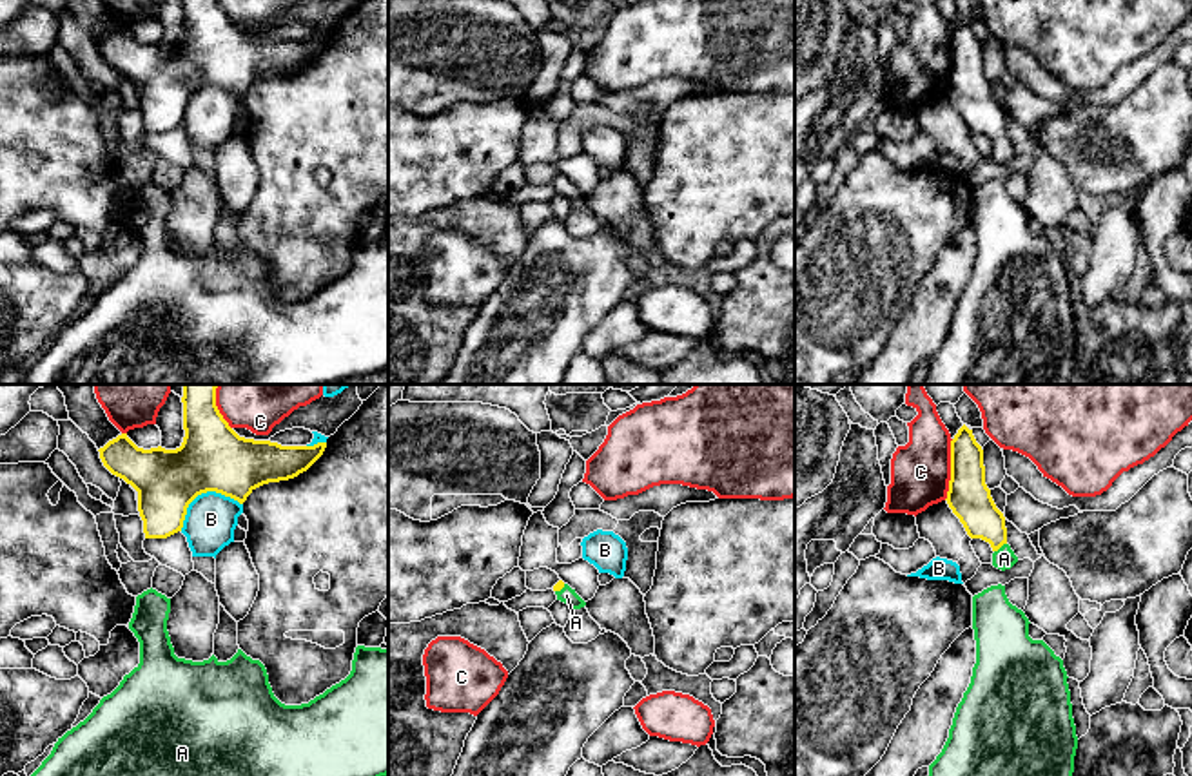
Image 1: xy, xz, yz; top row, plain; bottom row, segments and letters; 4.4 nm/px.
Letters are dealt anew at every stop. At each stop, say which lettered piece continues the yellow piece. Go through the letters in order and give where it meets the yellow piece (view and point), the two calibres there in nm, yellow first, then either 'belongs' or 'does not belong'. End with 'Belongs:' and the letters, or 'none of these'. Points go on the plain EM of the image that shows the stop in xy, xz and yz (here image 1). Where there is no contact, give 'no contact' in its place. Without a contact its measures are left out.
A: yz (1000, 140) | 190/100 nm | belongs
B: xy (202, 86) | 300/220 nm | does not belong
C: yz (951, 64) | 190/260 nm | does not belong
Belongs: A

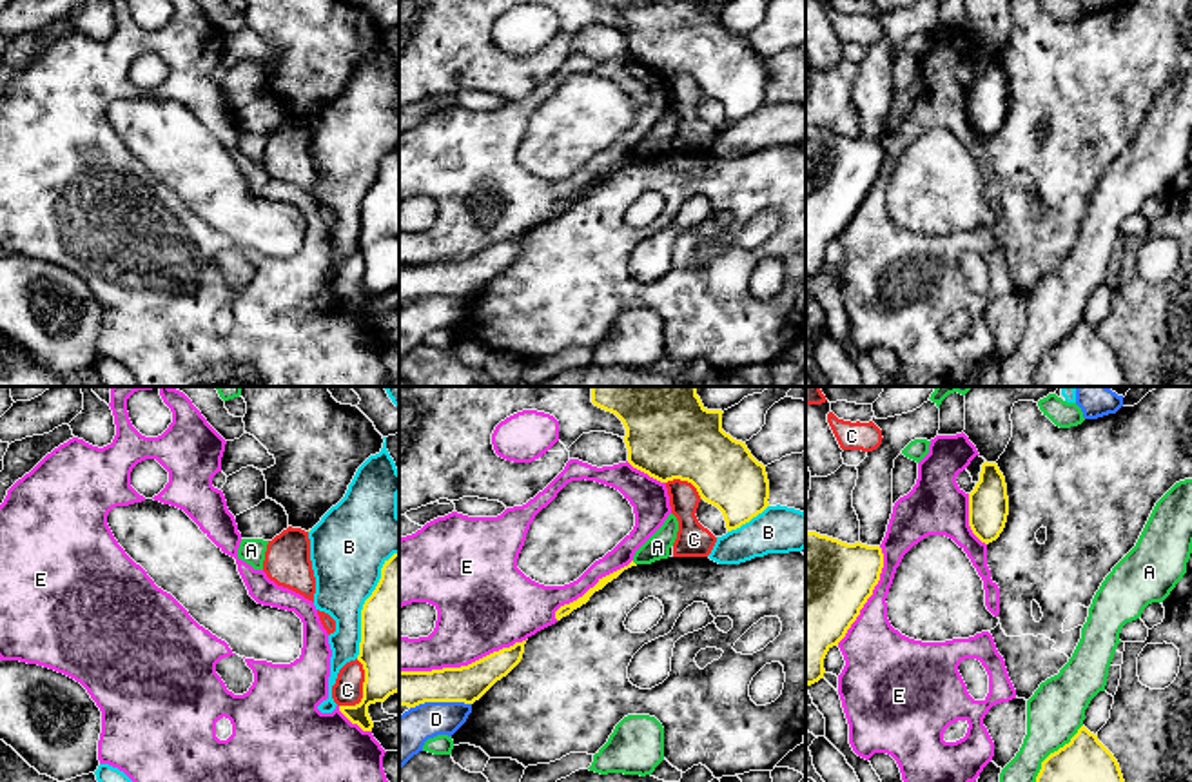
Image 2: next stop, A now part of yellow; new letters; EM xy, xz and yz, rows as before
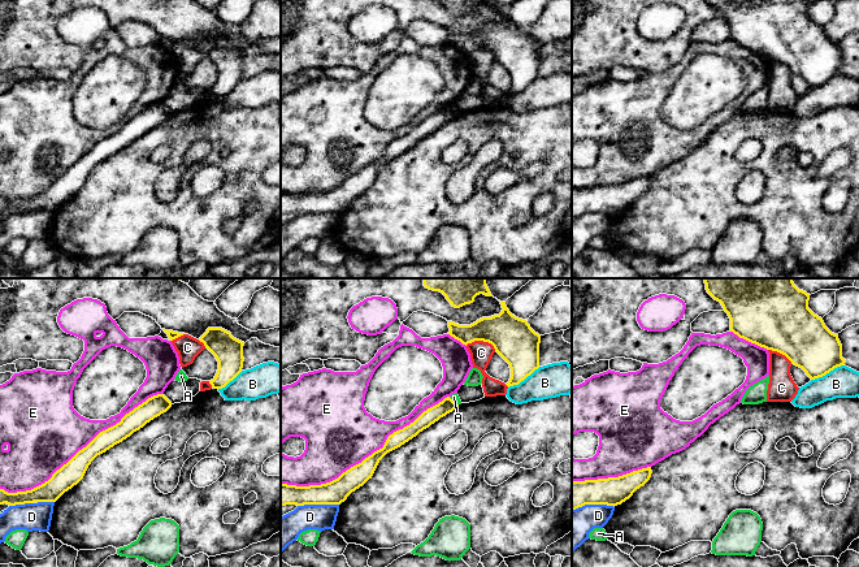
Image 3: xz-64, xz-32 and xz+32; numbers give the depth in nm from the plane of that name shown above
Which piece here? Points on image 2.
A: yz (1049, 349) | 400/260 nm | does not belong
B: xy (363, 198) | 340/320 nm | does not belong
C: xy (363, 283) | 340/130 nm | does not belong
D: xz (439, 294) | 160/200 nm | does not belong
E: xz (463, 260) | 160/360 nm | does not belong
Belongs: none of these

